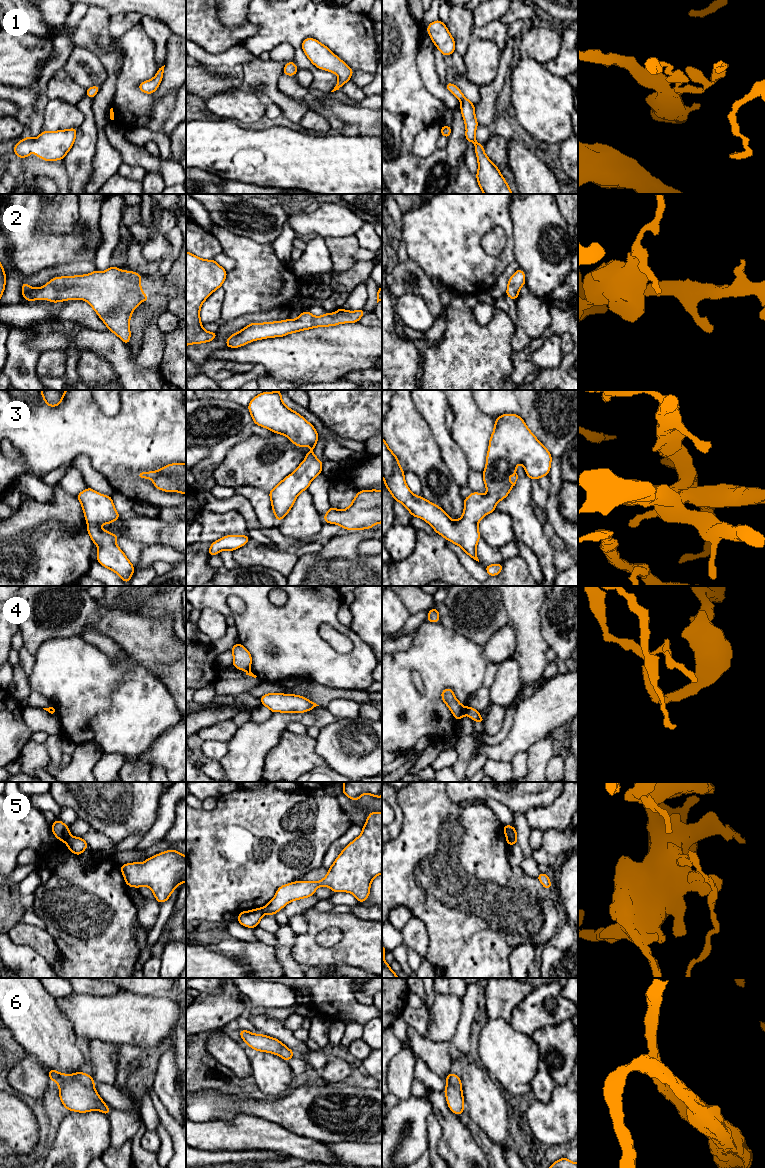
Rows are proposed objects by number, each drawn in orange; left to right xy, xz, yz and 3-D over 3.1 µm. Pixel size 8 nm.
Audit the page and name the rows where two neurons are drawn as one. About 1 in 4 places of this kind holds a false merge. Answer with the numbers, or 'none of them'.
4, 5

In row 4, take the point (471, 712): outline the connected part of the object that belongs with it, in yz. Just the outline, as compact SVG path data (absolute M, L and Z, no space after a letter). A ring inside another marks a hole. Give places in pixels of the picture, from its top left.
M467 706L465 709L465 714L468 715L475 722L484 723L484 721L485 721L485 718L480 717L480 712L478 712L476 709L474 709L472 707Z

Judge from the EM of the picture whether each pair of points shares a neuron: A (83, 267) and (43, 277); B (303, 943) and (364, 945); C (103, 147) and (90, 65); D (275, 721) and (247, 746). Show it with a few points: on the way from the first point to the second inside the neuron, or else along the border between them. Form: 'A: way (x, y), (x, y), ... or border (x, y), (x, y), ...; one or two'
A: way (73, 269), (53, 272); one
B: way (318, 954), (344, 954), (349, 952); one
C: border (100, 61), (106, 72), (106, 79), (100, 86); two
D: way (268, 728), (254, 740); one

